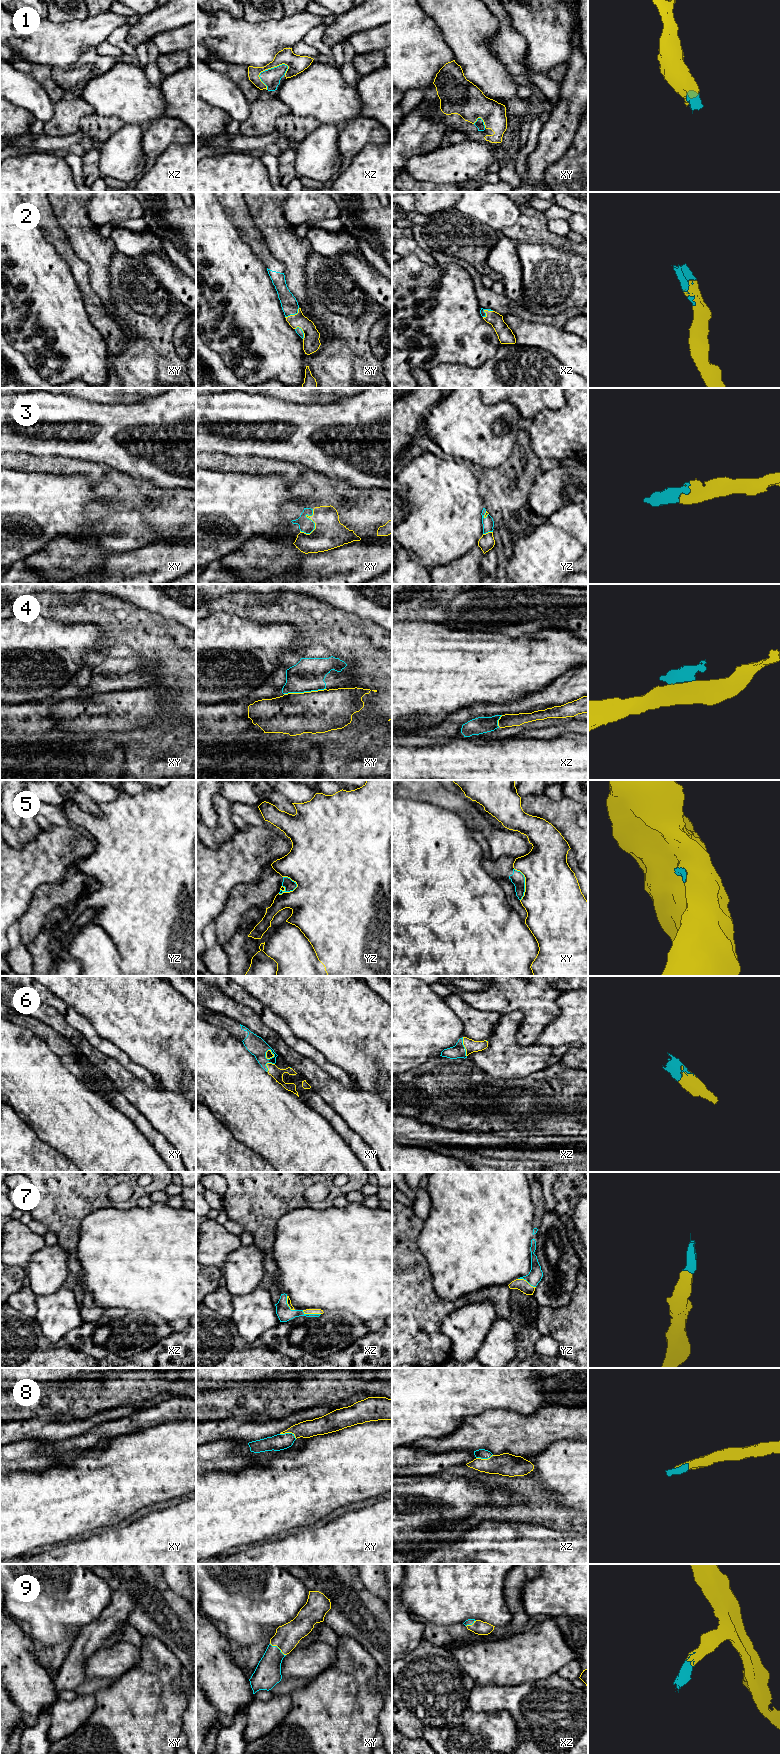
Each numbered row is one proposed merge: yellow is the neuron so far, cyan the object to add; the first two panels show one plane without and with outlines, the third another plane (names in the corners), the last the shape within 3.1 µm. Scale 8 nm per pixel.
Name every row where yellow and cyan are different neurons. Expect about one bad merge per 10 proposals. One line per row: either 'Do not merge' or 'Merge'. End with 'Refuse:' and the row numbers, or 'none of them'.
1: Merge
2: Merge
3: Merge
4: Do not merge
5: Do not merge
6: Merge
7: Merge
8: Merge
9: Merge
Refuse: 4, 5

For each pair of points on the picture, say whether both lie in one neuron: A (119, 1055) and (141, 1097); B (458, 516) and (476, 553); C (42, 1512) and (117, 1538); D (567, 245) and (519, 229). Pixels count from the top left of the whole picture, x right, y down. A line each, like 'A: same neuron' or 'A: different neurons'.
A: different neurons
B: different neurons
C: different neurons
D: same neuron

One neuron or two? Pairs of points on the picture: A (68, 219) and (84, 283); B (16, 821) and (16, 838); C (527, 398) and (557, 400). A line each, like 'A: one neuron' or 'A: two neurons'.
A: two neurons
B: two neurons
C: one neuron

